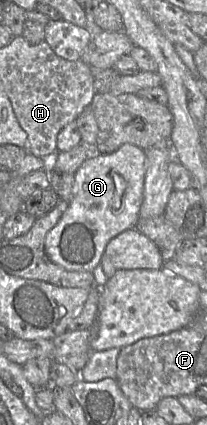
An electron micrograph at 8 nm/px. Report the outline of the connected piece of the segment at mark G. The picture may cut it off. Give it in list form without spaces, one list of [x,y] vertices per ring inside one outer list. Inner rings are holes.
[[[123,144],[108,154],[91,153],[75,172],[69,207],[45,238],[48,258],[66,270],[92,273],[109,241],[135,228],[144,199],[145,172],[145,152],[135,145]]]

